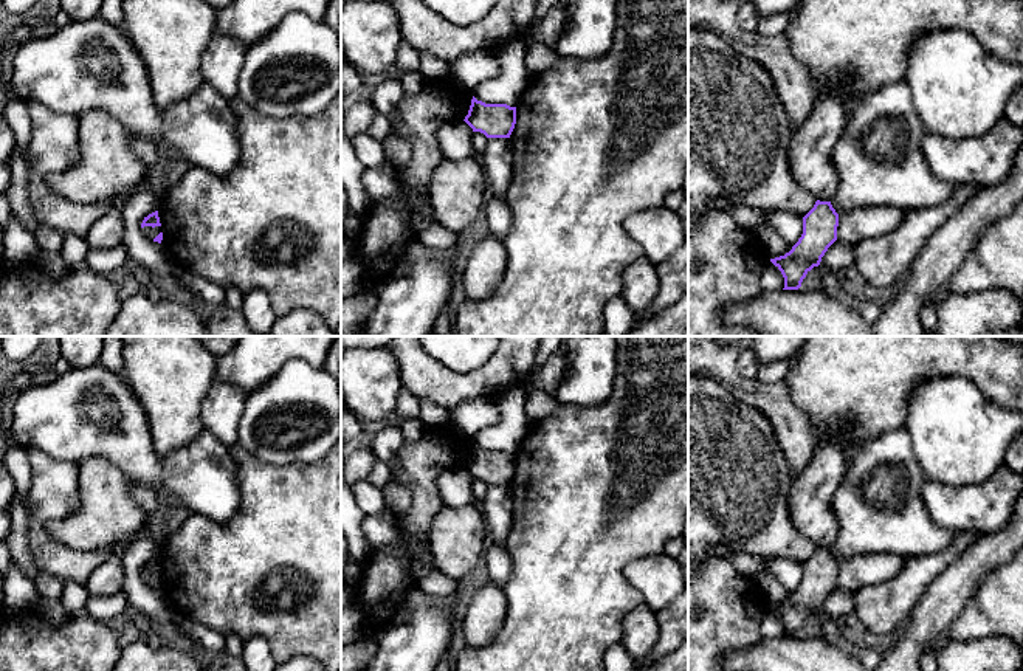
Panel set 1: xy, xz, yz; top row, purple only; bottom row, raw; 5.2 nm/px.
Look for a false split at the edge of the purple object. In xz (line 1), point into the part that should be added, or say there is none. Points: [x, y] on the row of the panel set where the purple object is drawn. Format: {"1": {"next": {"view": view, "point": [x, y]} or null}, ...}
{"1": {"next": null}}

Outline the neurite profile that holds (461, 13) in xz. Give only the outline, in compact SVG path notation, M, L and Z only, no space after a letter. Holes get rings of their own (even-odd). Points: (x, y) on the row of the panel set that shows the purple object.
M423 0L434 12L457 26L474 23L493 9L496 0Z

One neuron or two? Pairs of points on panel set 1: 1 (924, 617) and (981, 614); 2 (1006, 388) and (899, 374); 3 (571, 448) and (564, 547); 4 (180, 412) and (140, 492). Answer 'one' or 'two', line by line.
1: two
2: one
3: one
4: two

